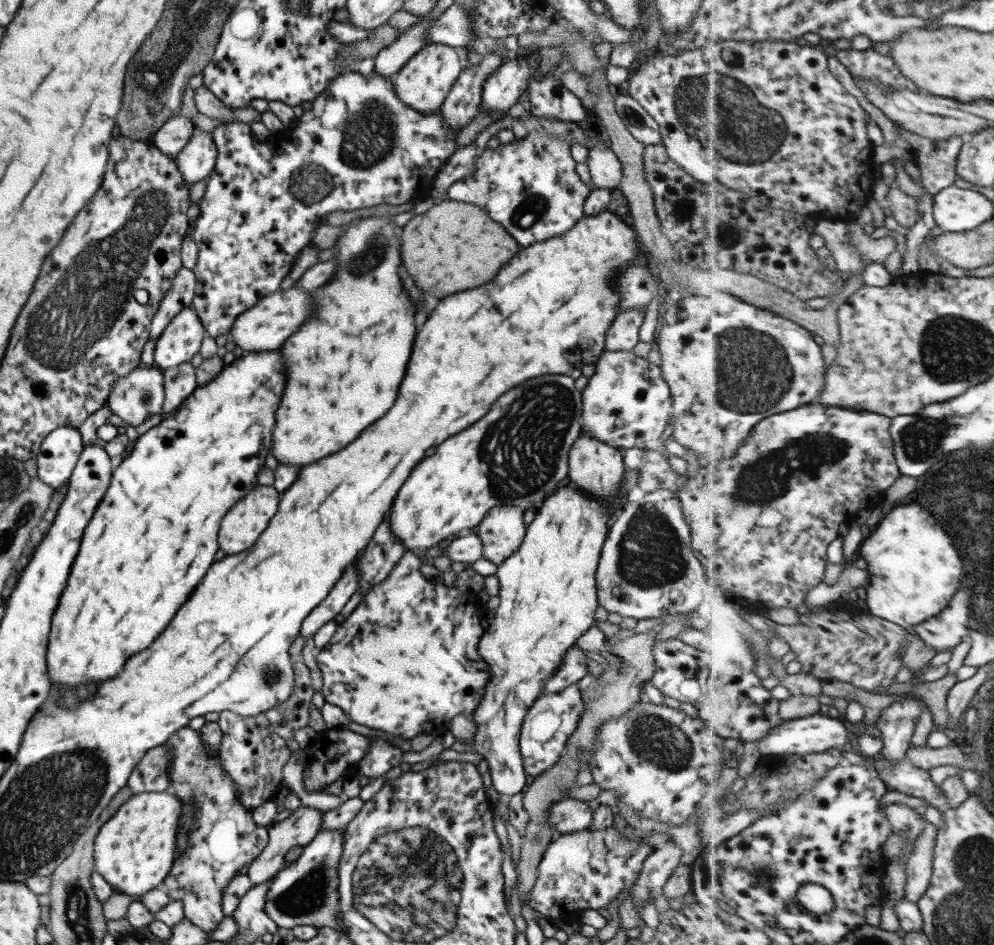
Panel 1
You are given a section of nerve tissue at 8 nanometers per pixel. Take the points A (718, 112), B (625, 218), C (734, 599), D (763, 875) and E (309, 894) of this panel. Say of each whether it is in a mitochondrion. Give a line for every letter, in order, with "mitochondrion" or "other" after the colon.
A: mitochondrion
B: other
C: other
D: mitochondrion
E: mitochondrion

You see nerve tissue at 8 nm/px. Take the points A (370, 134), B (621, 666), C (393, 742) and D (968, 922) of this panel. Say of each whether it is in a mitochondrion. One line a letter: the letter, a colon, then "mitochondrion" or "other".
A: mitochondrion
B: mitochondrion
C: other
D: mitochondrion

